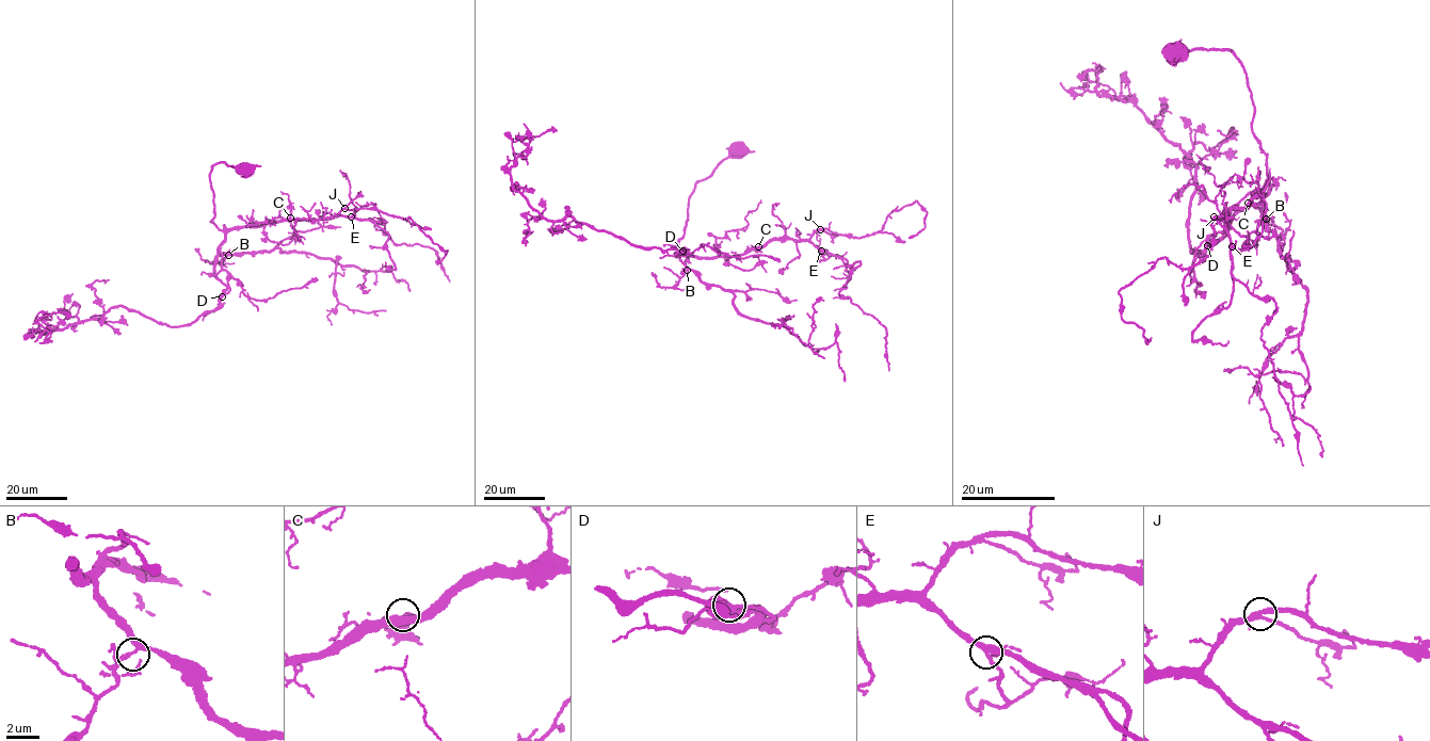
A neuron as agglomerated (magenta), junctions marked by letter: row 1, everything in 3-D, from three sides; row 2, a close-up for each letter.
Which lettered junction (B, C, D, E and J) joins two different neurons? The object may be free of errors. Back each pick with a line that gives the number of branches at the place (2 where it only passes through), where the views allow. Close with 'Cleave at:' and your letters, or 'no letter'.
Cleave at: no letter

